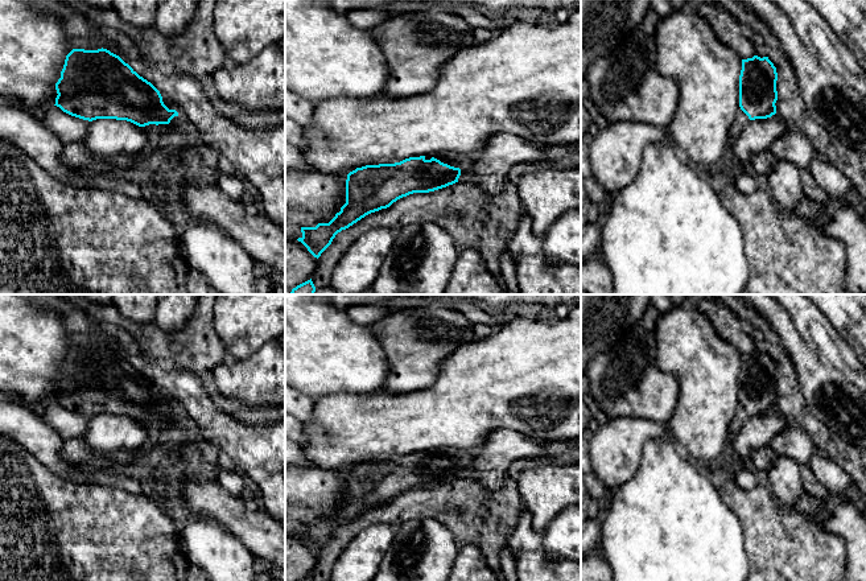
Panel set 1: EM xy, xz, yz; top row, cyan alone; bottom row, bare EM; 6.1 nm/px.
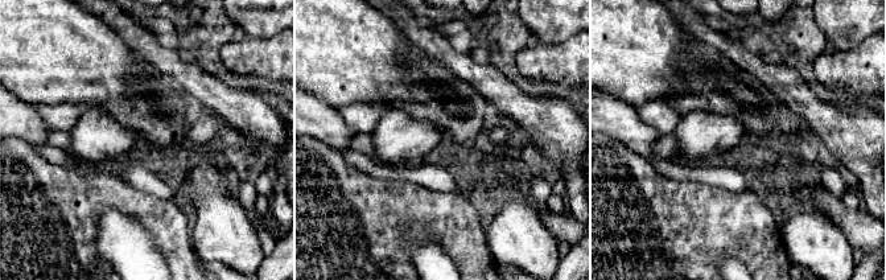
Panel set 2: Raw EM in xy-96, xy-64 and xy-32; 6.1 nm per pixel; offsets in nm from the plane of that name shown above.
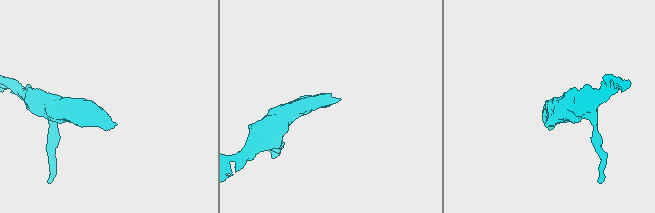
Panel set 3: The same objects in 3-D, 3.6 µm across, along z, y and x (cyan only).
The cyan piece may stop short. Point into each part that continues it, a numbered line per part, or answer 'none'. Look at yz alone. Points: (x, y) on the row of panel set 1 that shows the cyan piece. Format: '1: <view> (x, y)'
1: yz (742, 119)

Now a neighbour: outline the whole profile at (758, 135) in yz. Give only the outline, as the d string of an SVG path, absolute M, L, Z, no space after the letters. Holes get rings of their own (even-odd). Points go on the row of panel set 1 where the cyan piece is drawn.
M780 116L750 120L731 143L739 165L751 164L755 154L770 151L772 143L788 129Z

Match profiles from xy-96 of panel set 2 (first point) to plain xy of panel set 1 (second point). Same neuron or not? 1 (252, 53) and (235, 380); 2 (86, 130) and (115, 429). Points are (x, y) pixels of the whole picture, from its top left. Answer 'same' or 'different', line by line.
1: same
2: same

